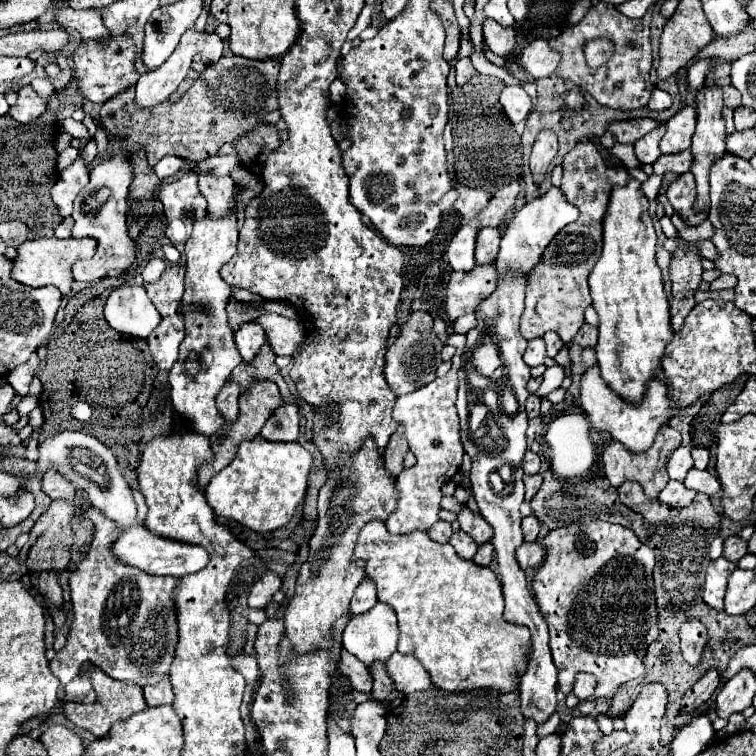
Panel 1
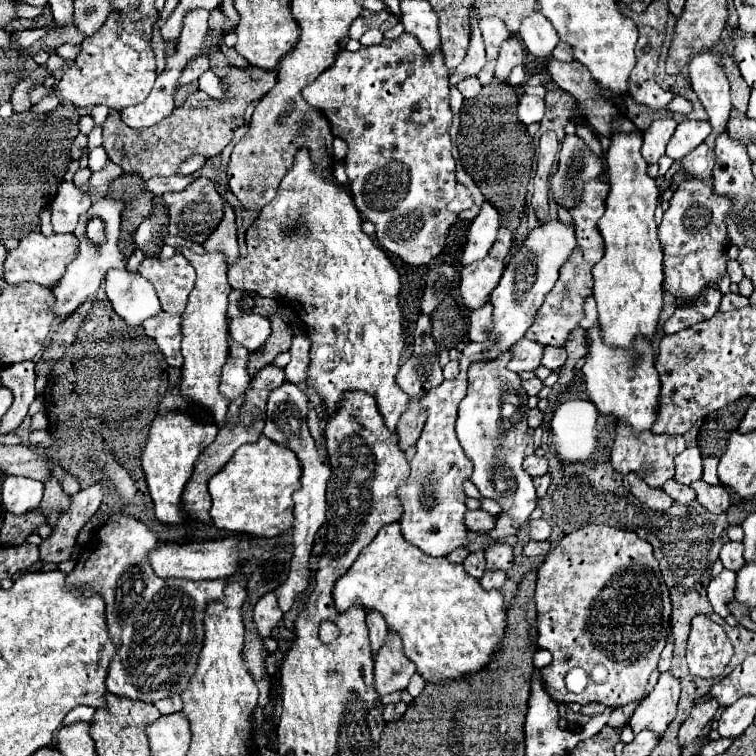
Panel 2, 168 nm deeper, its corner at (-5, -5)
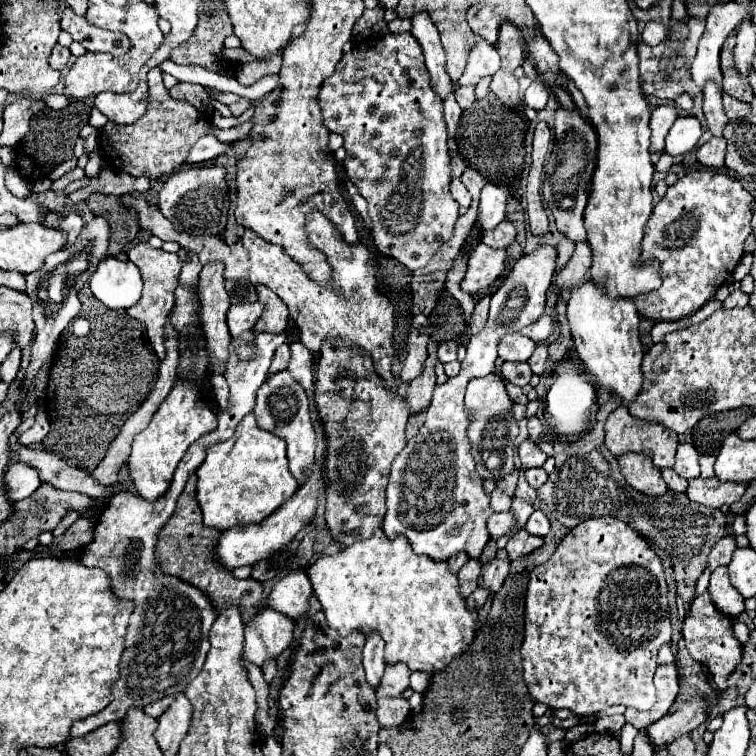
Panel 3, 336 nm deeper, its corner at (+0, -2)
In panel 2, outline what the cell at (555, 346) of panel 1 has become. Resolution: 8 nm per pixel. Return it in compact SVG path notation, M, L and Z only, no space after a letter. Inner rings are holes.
M545 346L545 354L543 354L543 360L541 364L549 370L559 370L563 366L563 362L567 360L567 352L565 348L553 348L553 346Z

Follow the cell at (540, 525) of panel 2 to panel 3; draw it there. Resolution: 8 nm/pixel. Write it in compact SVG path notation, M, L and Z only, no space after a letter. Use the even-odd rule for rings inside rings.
M536 509L536 511L530 515L530 519L528 519L528 523L526 523L524 529L526 529L528 533L532 533L532 535L546 537L548 531L550 531L550 523L548 523L546 515L544 515L540 509Z

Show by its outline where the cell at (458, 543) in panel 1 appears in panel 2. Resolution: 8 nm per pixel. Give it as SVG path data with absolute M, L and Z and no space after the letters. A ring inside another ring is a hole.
M483 552L469 554L467 560L463 562L463 566L465 566L465 572L469 576L473 576L473 578L479 580L483 576L483 572L485 572L485 556L483 556Z

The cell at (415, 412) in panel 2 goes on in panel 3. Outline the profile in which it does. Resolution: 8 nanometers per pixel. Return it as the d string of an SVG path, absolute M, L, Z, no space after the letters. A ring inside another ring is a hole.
M430 341L428 345L428 359L424 363L424 371L418 379L414 379L410 385L408 385L408 391L406 395L402 395L402 399L406 401L408 409L410 409L410 415L418 415L422 411L428 409L430 405L430 399L432 399L432 389L436 385L436 375L434 375L434 365L438 361L436 357L436 343Z

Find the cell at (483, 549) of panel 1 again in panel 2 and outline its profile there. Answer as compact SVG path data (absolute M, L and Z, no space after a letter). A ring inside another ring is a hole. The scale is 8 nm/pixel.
M487 570L479 582L481 582L483 590L499 590L505 580L507 578L505 578L503 570Z

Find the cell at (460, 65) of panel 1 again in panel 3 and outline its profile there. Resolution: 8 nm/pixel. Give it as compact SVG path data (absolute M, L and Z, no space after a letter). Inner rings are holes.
M458 87L458 89L456 89L456 101L458 101L458 105L460 105L462 109L468 109L468 107L476 101L476 97L474 97L474 87Z

